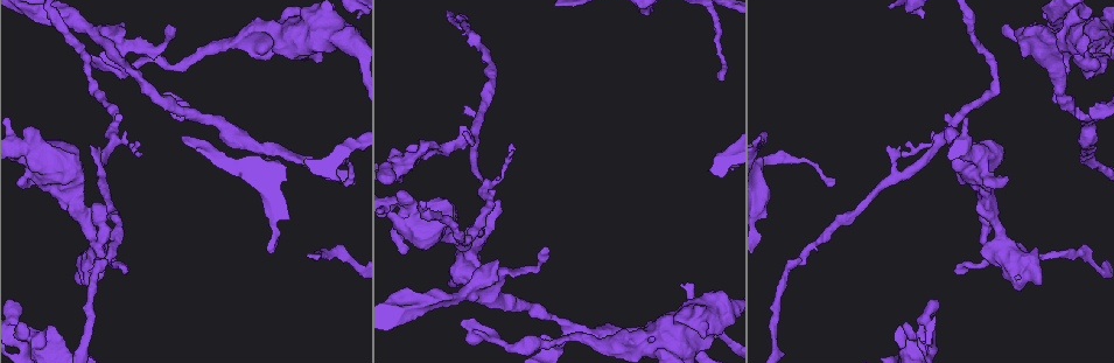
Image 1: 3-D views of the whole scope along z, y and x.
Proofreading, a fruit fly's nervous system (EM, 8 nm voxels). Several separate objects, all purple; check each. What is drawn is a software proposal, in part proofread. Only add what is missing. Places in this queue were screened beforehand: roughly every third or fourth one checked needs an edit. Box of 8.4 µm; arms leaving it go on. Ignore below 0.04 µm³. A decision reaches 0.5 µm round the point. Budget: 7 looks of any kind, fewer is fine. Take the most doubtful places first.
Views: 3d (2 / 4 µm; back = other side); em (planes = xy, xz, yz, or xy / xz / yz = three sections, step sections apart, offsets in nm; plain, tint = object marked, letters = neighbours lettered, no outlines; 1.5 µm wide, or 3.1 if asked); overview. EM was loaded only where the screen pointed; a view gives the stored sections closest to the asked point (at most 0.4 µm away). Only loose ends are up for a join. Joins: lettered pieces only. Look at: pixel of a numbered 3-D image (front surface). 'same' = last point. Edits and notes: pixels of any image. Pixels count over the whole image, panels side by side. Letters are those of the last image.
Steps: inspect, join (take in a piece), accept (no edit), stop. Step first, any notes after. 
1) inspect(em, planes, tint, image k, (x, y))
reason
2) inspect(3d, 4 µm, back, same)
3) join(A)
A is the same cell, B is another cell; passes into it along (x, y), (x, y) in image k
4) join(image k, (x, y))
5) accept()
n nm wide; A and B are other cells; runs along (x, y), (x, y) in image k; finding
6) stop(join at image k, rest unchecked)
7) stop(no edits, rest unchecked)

inspect(3d, 2 µm, back, image 1, (953, 272))
free end

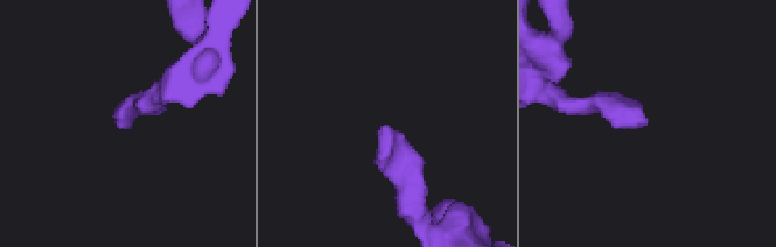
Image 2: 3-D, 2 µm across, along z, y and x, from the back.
inspect(em, planes, letters, image 2, (119, 120))

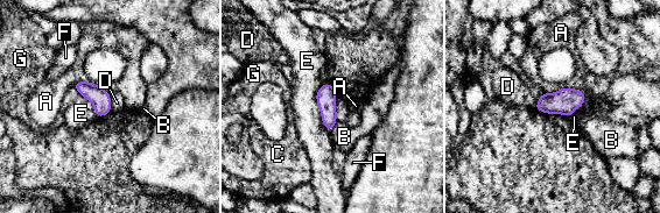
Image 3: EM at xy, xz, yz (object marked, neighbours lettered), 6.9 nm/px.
accept()
E touches over 340 nm; A, B, C, D, E, F and G are other cells; none of them fits

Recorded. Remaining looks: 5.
inspect(em, yz, step 8, letters, image 1, (435, 147))
an open end

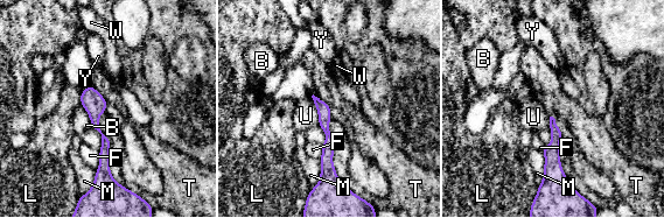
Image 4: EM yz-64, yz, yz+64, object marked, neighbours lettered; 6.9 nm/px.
accept()
B, F, L, M, T, U, W and Y are other cells; none of them fits

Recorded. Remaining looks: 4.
inspect(em, xy, step 8, letters, image 1, (31, 126))

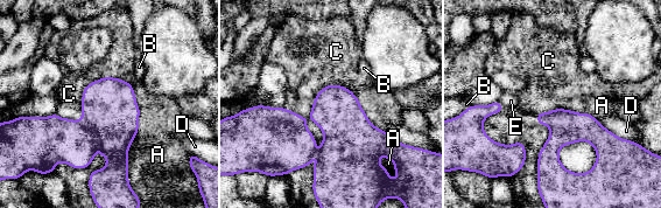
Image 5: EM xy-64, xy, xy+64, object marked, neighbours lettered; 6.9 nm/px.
inspect(em, planes, letters, same)
another direction

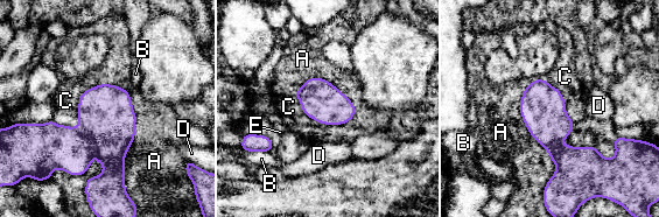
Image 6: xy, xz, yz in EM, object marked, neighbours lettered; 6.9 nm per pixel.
accept()
160 nm wide; A, B, C, D and E are other cells; border along (531, 81), (519, 113), (551, 159) in image 6; no lettered piece goes on from it

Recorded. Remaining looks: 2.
stop(no edits, rest unchecked)

